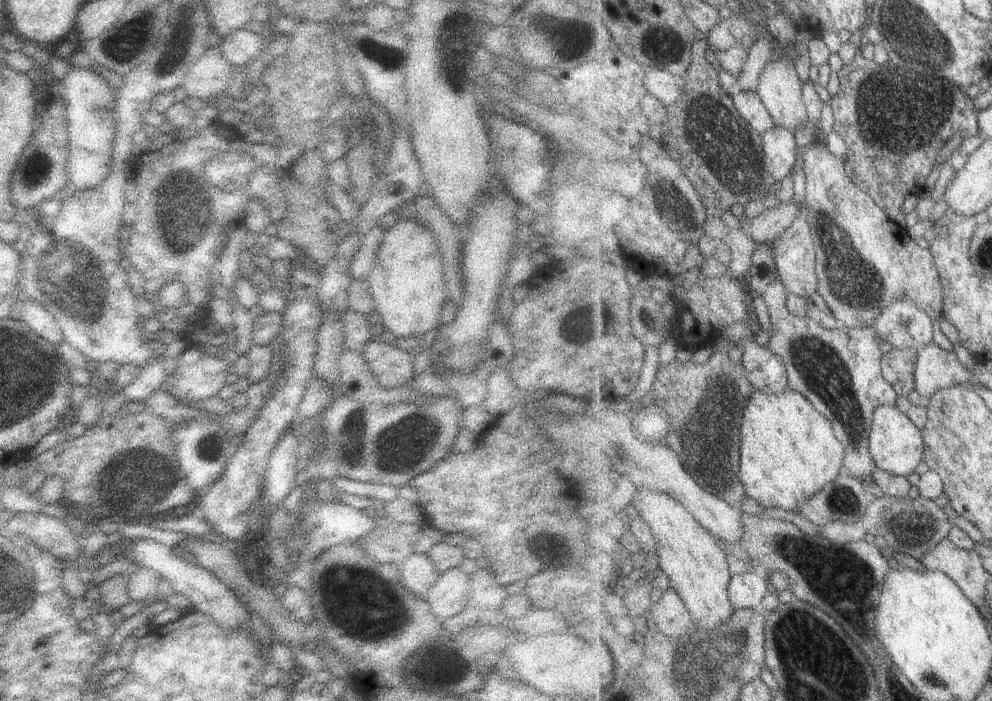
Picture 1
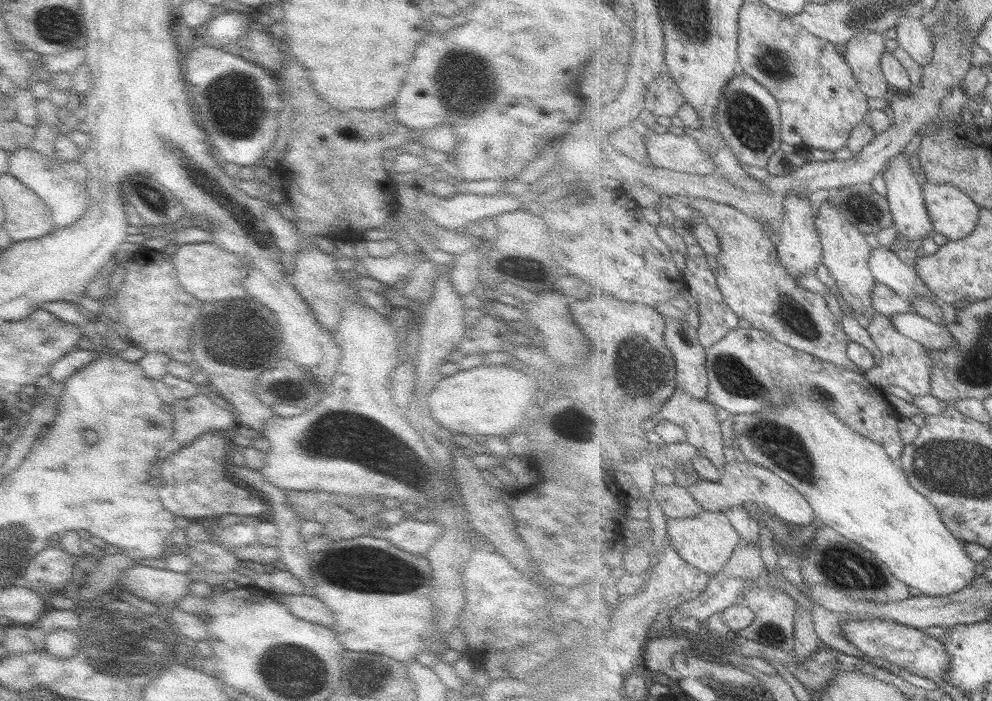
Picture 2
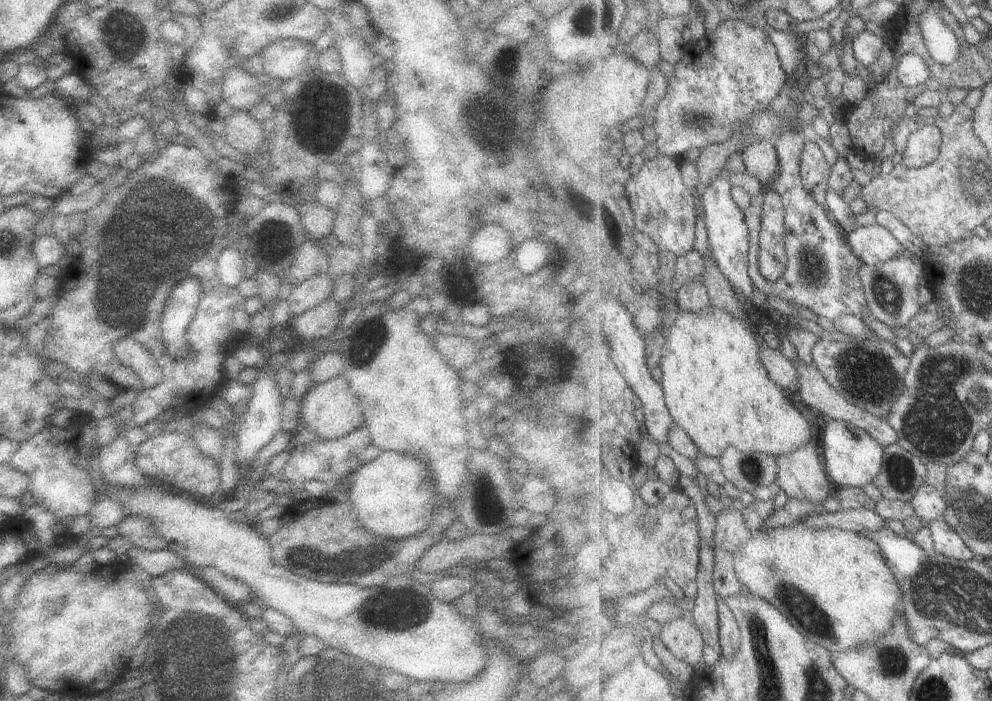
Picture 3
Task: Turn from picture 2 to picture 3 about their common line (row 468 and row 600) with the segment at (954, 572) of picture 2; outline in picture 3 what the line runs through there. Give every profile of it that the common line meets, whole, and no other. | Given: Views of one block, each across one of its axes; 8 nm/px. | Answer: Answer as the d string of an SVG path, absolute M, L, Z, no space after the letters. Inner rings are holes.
M803 520L803 522L773 527L771 530L761 531L761 534L758 532L753 533L753 536L747 542L744 542L740 549L736 553L733 553L733 556L737 576L744 586L743 591L746 591L749 595L765 597L768 601L771 601L771 604L779 607L780 611L791 621L791 624L794 624L795 628L799 629L799 632L805 634L815 644L820 644L828 648L831 652L835 652L835 650L855 649L862 645L866 646L866 644L877 643L882 636L887 635L894 628L898 617L904 614L903 606L905 602L903 600L902 586L898 578L894 575L879 544L871 537L865 536L862 533L835 527L812 529L806 524L806 520Z

